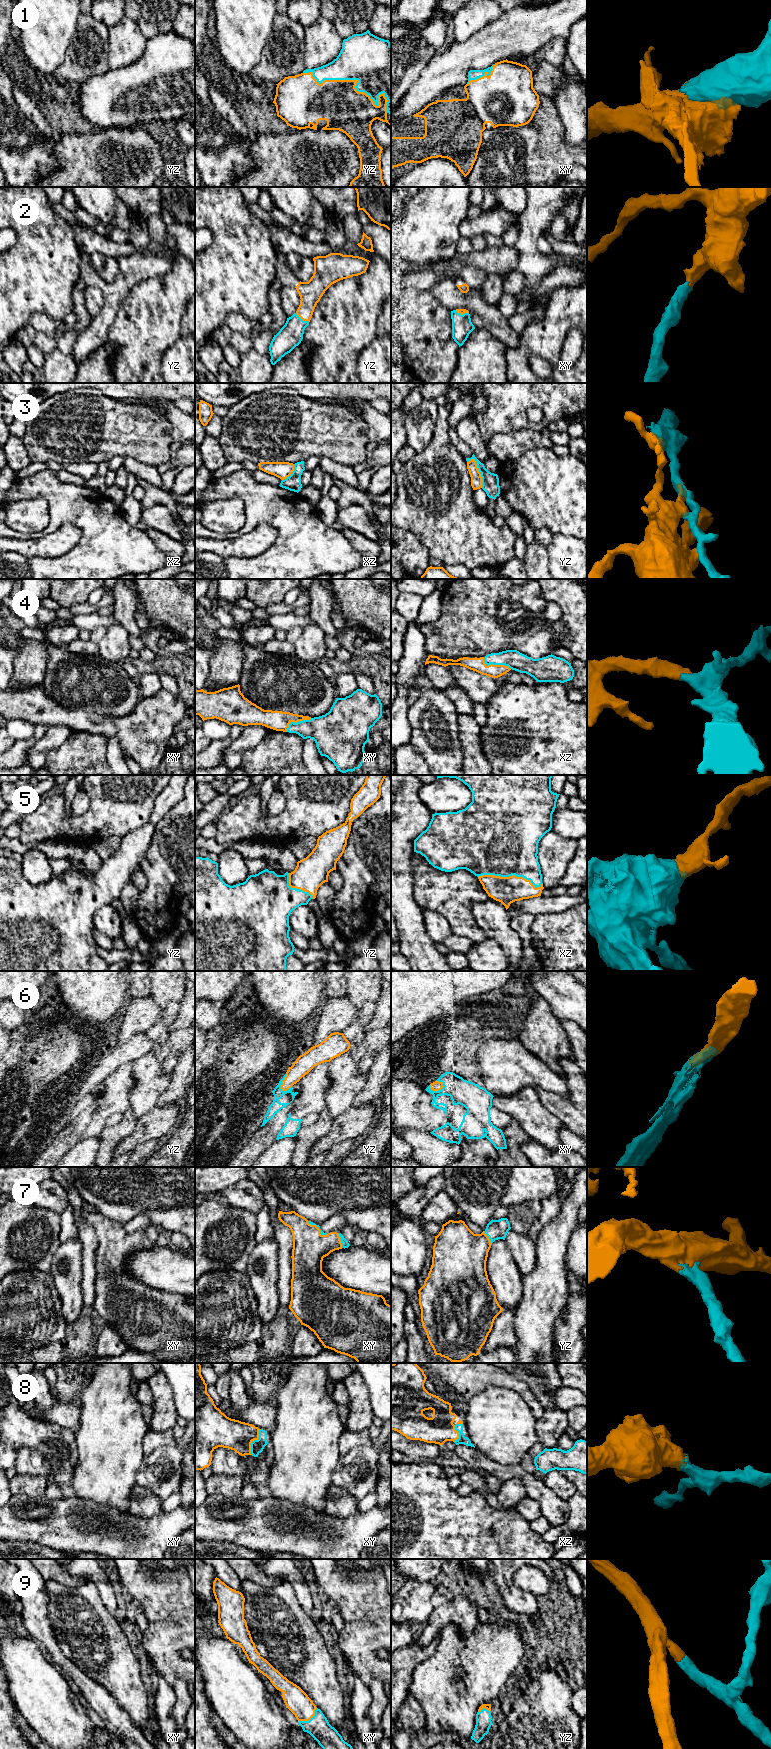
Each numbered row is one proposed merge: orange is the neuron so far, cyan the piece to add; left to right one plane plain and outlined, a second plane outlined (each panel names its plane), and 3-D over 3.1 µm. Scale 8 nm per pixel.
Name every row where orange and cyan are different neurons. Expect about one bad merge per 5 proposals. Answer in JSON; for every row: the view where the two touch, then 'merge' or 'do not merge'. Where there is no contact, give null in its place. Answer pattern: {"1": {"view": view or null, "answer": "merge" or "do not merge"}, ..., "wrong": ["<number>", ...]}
{"1": {"view": "yz", "answer": "merge"}, "2": {"view": "yz", "answer": "merge"}, "3": {"view": "yz", "answer": "do not merge"}, "4": {"view": "xz", "answer": "merge"}, "5": {"view": "xz", "answer": "merge"}, "6": {"view": "xy", "answer": "merge"}, "7": {"view": "xy", "answer": "merge"}, "8": {"view": "xy", "answer": "merge"}, "9": {"view": "xy", "answer": "merge"}, "wrong": ["3"]}

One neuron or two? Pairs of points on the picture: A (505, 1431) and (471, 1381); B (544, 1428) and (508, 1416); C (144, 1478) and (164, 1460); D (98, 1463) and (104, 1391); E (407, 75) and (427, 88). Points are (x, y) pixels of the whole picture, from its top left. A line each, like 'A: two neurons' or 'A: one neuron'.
A: two neurons
B: two neurons
C: one neuron
D: one neuron
E: two neurons

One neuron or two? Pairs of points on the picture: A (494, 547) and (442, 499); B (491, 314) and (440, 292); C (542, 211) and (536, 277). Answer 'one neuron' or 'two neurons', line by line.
A: one neuron
B: one neuron
C: one neuron

